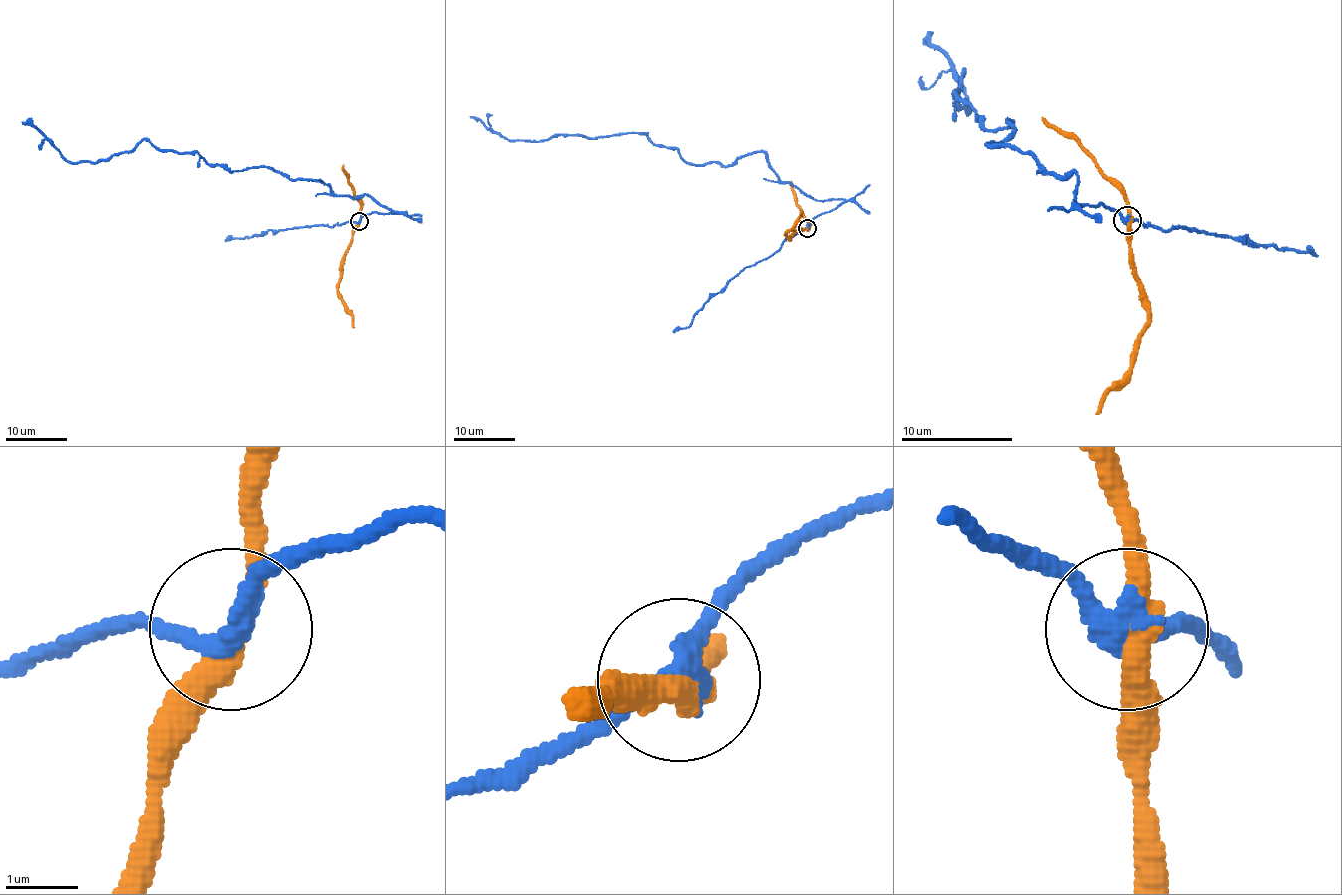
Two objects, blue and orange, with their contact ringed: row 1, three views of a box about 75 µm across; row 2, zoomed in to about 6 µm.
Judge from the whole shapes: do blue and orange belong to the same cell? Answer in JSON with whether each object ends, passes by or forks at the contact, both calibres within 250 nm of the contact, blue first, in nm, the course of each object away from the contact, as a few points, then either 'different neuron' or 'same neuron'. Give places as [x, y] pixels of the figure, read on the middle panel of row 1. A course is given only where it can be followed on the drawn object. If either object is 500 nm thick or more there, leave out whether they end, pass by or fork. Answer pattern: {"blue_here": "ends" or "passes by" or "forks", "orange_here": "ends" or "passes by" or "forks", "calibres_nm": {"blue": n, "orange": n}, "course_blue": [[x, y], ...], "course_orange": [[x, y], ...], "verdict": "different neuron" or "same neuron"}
{"blue_here": "passes by", "orange_here": "passes by", "calibres_nm": {"blue": 280, "orange": 340}, "course_blue": [[806, 228], [843, 201], [782, 182], [762, 152], [727, 165], [691, 164], [644, 133], [509, 141], [469, 116]], "course_orange": [[806, 228], [799, 230], [789, 239], [786, 236], [800, 218], [802, 210]], "verdict": "different neuron"}

